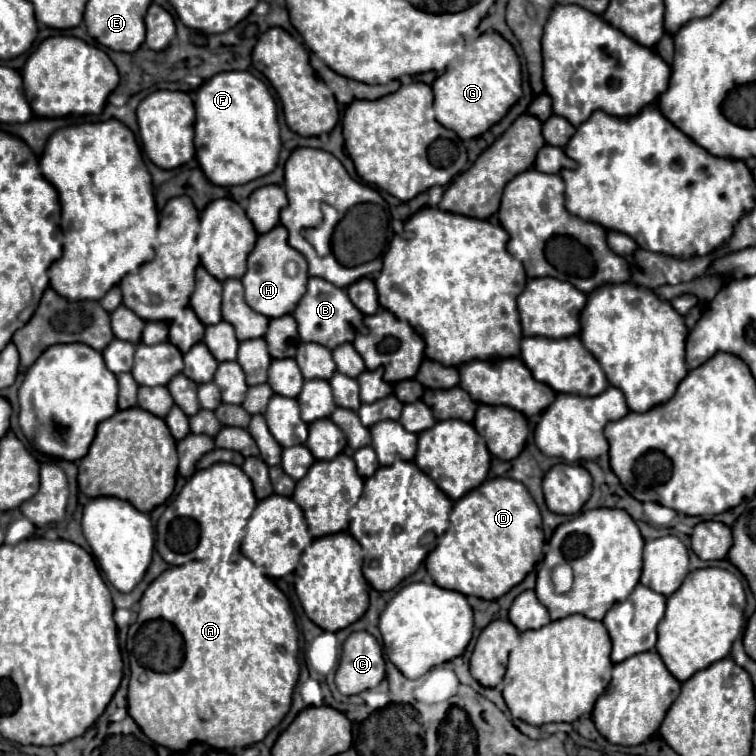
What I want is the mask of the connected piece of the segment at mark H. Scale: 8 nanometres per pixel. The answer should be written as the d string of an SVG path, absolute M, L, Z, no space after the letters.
M277 225L267 235L259 235L255 249L247 257L247 273L241 281L245 287L247 305L257 313L275 319L295 311L299 299L307 291L307 279L309 275L305 257L287 243L287 229Z

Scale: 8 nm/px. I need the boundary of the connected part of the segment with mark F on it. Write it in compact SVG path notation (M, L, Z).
M247 71L217 73L195 93L197 161L213 185L245 185L277 167L282 149L277 105L267 85Z

